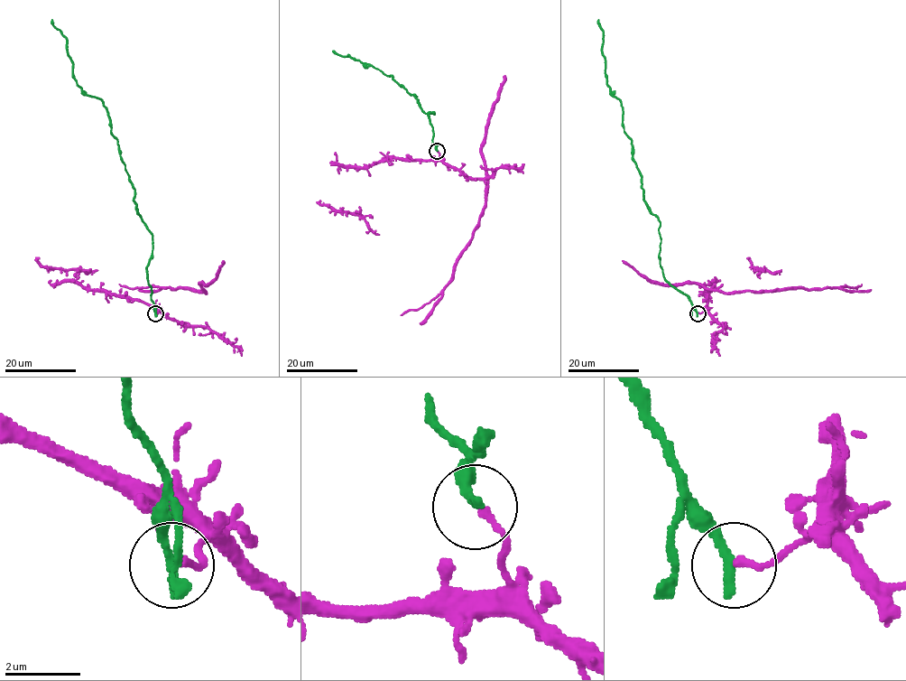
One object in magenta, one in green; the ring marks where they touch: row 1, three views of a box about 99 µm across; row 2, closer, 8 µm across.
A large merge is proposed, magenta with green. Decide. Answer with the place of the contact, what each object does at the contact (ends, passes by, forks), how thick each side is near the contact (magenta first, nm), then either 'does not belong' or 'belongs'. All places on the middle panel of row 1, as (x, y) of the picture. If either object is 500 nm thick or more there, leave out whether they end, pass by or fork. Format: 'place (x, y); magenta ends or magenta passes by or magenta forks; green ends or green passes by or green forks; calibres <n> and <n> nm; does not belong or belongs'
place (437, 151); magenta ends; green ends; calibres 200 and 320 nm; does not belong

